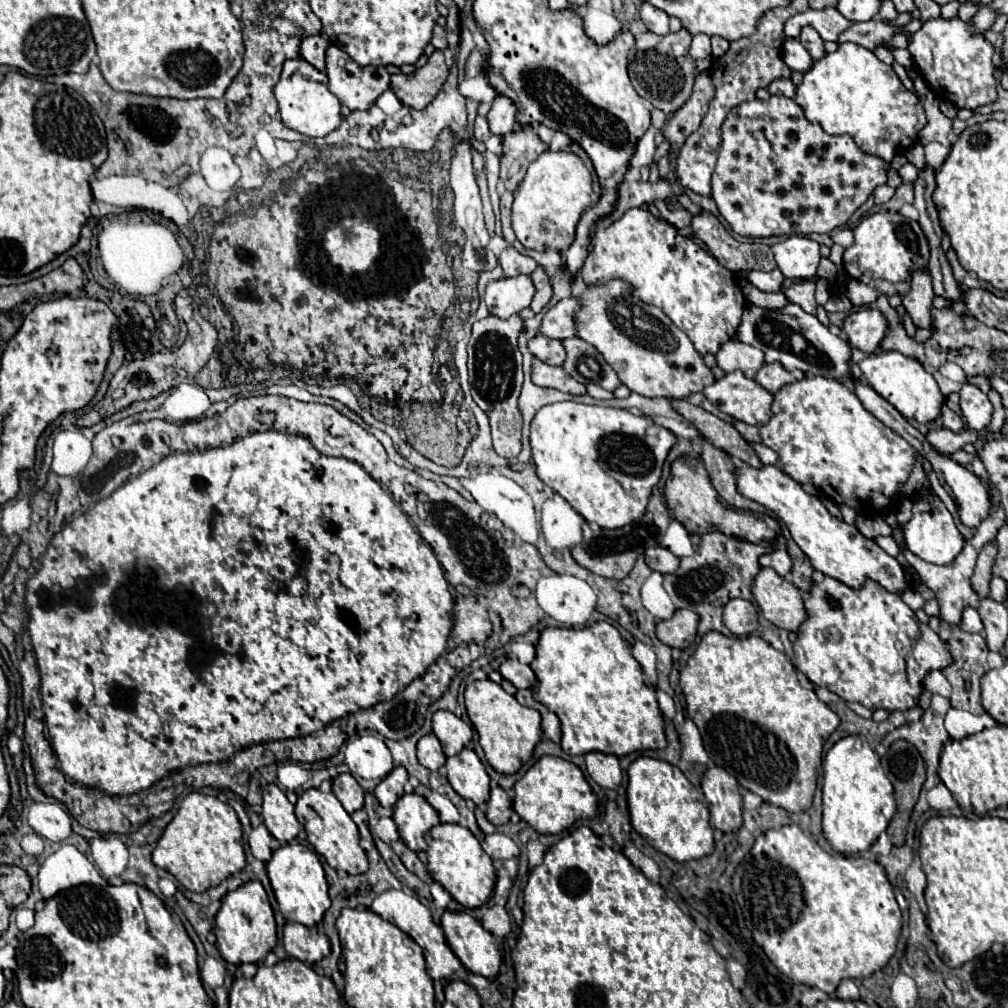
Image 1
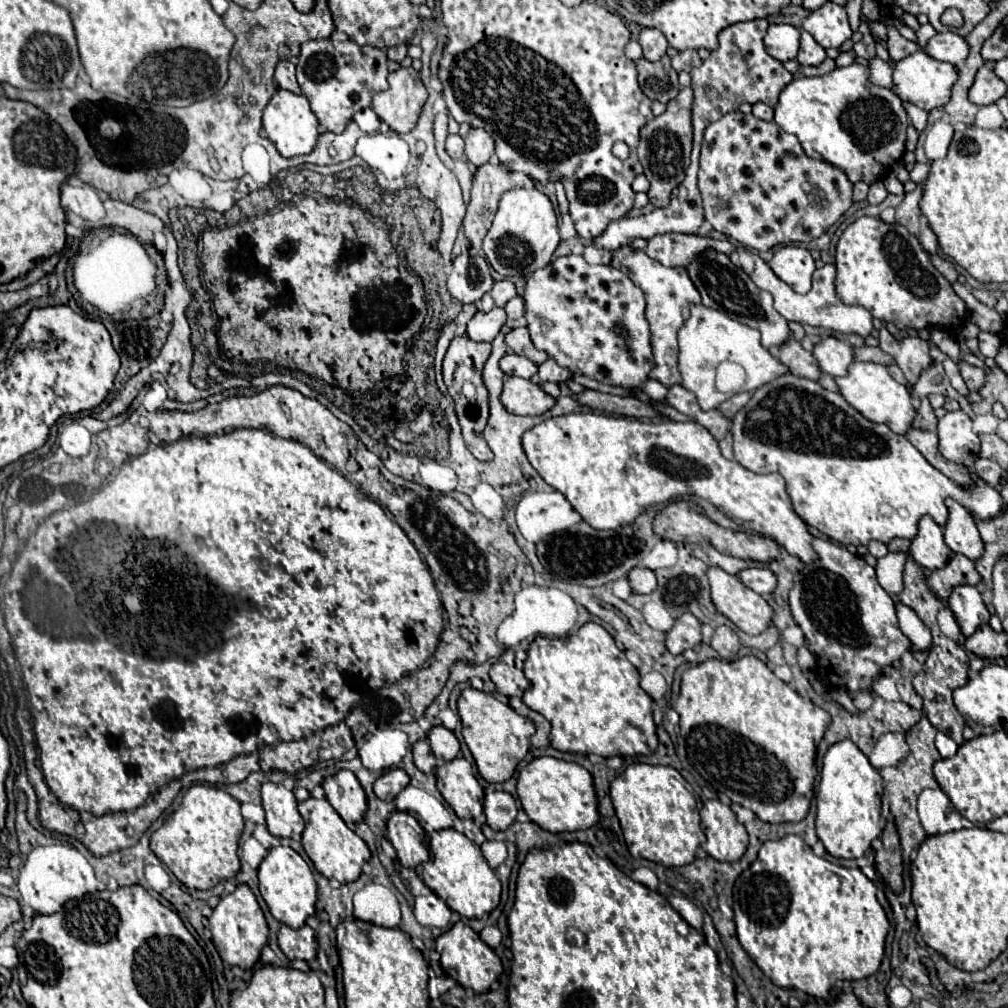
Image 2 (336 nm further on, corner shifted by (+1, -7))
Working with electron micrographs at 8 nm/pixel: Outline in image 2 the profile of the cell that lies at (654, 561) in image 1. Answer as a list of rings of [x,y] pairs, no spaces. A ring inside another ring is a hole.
[[[633,568],[627,574],[627,580],[629,580],[635,594],[651,594],[657,588],[657,578],[647,568]]]

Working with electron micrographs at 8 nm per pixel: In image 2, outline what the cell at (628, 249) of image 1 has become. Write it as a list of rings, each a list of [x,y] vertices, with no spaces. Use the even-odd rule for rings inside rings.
[[[631,246],[621,248],[621,252],[613,252],[611,264],[613,268],[625,272],[645,294],[645,318],[651,328],[651,348],[655,362],[649,378],[661,382],[667,388],[679,384],[681,378],[677,376],[677,328],[681,328],[681,324],[689,318],[689,304],[701,304],[697,288],[693,288],[693,282],[689,280],[685,268],[665,268],[663,264],[657,264],[657,260],[645,256],[643,250],[631,250]]]

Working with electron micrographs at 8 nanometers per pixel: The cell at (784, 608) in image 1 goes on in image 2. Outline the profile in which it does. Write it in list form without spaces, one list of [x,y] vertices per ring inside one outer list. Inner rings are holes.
[[[709,568],[707,578],[711,584],[711,602],[745,634],[761,634],[769,628],[773,610],[757,592],[745,588],[737,576],[721,568]]]

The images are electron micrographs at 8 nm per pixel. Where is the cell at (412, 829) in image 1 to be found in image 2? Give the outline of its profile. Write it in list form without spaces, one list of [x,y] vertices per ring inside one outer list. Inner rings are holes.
[[[393,812],[389,816],[387,840],[397,850],[397,858],[405,868],[415,868],[429,860],[425,830],[407,812]]]

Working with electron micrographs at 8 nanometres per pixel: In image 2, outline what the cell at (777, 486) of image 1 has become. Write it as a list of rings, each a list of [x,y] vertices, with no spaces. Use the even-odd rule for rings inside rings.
[[[577,412],[547,418],[531,428],[523,436],[523,448],[541,478],[559,490],[591,528],[611,530],[631,524],[649,504],[693,494],[709,500],[737,526],[773,538],[805,564],[817,560],[811,548],[813,536],[807,532],[807,524],[793,512],[783,476],[777,472],[755,474],[739,462],[723,458],[717,440],[697,422],[663,420],[653,424]],[[665,462],[671,462],[671,466]],[[631,472],[637,474],[637,488]]]

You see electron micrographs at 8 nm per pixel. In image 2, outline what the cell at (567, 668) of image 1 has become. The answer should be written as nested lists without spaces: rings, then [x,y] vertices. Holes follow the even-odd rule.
[[[587,622],[575,634],[565,638],[537,636],[527,650],[525,678],[530,685],[523,694],[523,702],[551,722],[549,740],[553,748],[561,752],[599,754],[603,758],[655,752],[657,734],[651,714],[653,698],[639,686],[637,668],[625,658],[625,652],[615,646],[615,640],[603,626]]]

